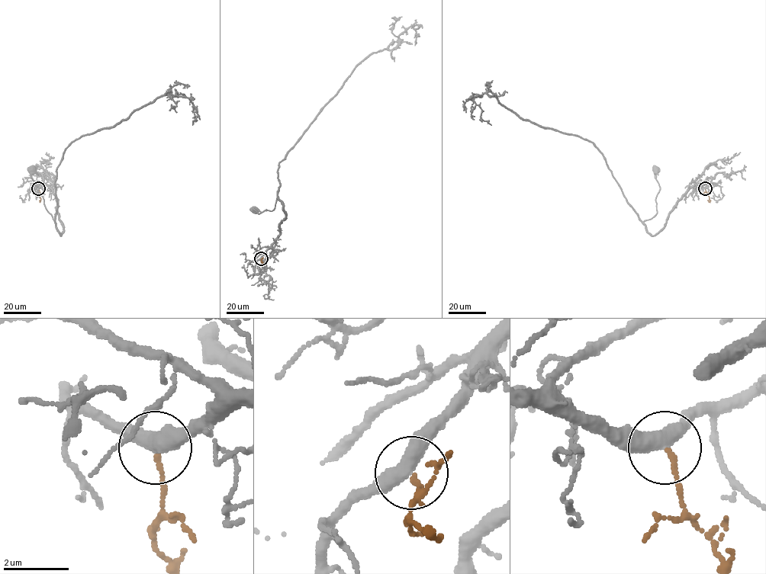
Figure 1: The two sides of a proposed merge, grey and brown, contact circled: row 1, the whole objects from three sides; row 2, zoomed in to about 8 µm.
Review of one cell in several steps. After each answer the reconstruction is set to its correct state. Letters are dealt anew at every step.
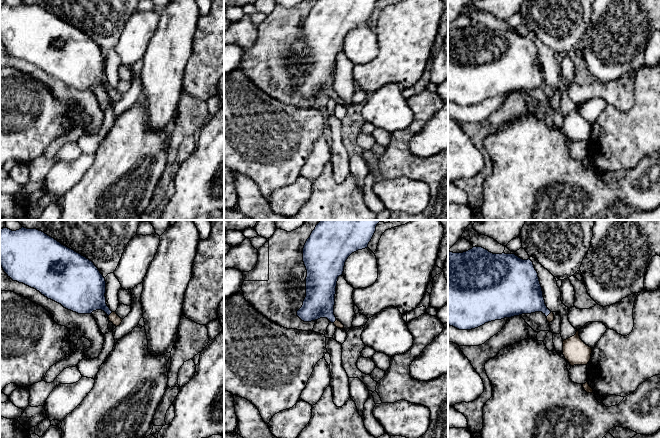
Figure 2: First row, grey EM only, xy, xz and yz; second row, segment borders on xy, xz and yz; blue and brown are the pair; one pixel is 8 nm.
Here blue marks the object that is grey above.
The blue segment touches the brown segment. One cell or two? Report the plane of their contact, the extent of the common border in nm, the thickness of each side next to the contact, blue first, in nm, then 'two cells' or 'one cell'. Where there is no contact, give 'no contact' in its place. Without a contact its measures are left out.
xy | 50 nm | 300/80 nm | one cell

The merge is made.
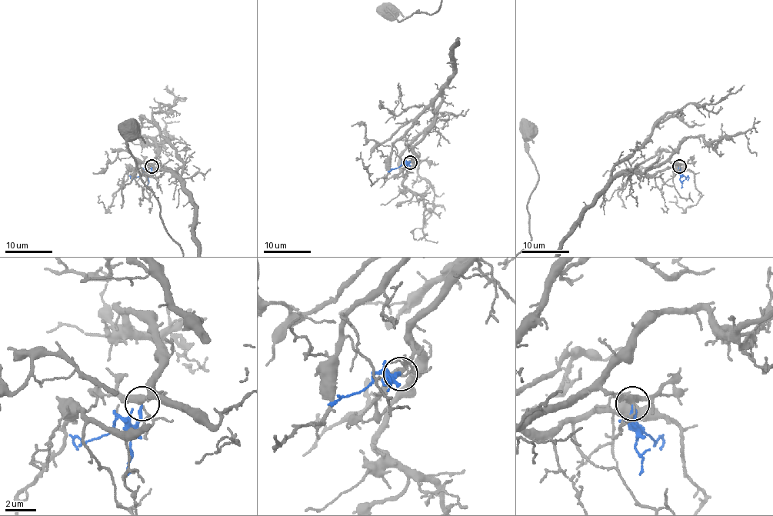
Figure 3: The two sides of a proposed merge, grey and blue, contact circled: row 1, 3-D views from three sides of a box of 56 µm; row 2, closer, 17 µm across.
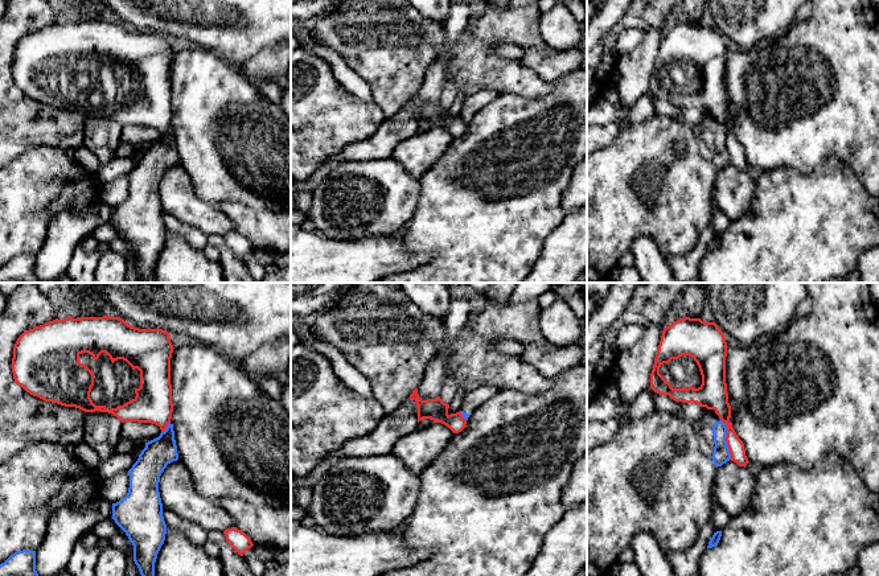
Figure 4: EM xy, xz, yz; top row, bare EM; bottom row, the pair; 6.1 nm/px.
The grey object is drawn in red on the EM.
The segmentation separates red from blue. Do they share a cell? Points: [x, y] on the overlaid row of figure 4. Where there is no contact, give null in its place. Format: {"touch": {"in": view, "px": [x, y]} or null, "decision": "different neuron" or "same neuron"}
{"touch": {"in": "yz", "px": [726, 439]}, "decision": "different neuron"}

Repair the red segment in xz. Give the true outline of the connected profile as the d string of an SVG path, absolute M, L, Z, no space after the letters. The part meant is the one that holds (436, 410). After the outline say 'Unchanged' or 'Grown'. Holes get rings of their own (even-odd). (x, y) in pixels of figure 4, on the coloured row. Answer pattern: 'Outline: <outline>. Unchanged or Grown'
Outline: M415 388L408 399L412 399L418 406L418 423L423 419L431 419L434 423L447 425L453 433L459 433L467 427L467 419L463 417L461 411L449 415L449 404L444 403L440 396L422 400L418 388Z. Unchanged

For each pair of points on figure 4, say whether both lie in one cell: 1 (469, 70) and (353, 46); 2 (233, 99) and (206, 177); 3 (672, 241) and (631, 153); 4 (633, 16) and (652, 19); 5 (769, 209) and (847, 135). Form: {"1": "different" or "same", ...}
{"1": "same", "2": "same", "3": "same", "4": "same", "5": "different"}

